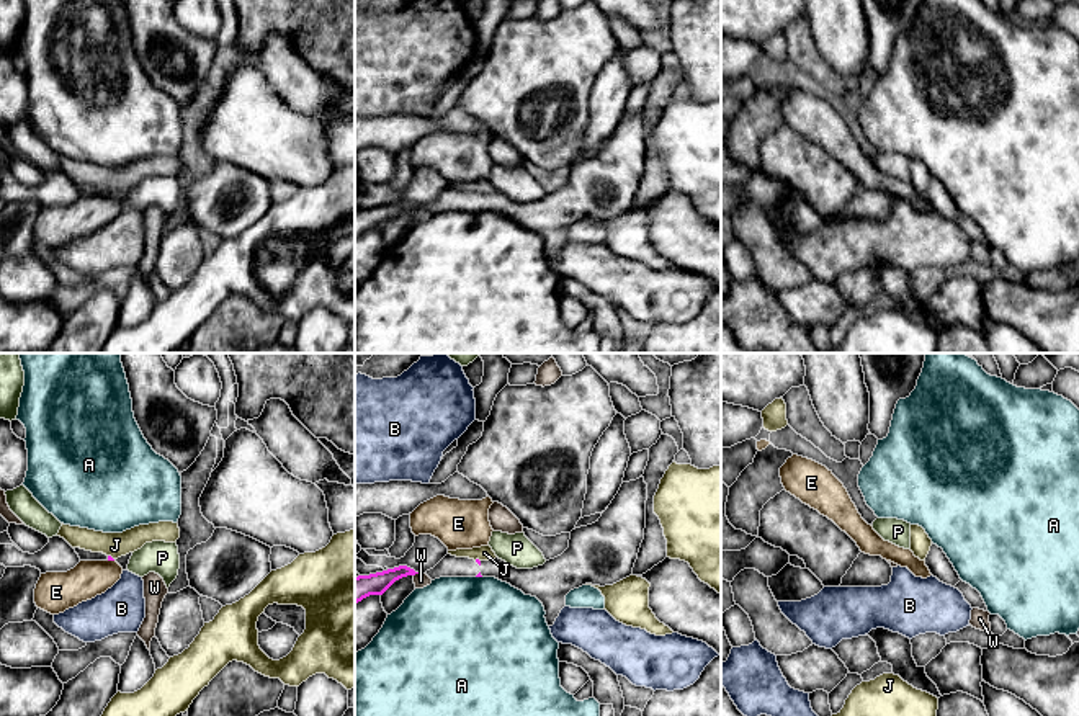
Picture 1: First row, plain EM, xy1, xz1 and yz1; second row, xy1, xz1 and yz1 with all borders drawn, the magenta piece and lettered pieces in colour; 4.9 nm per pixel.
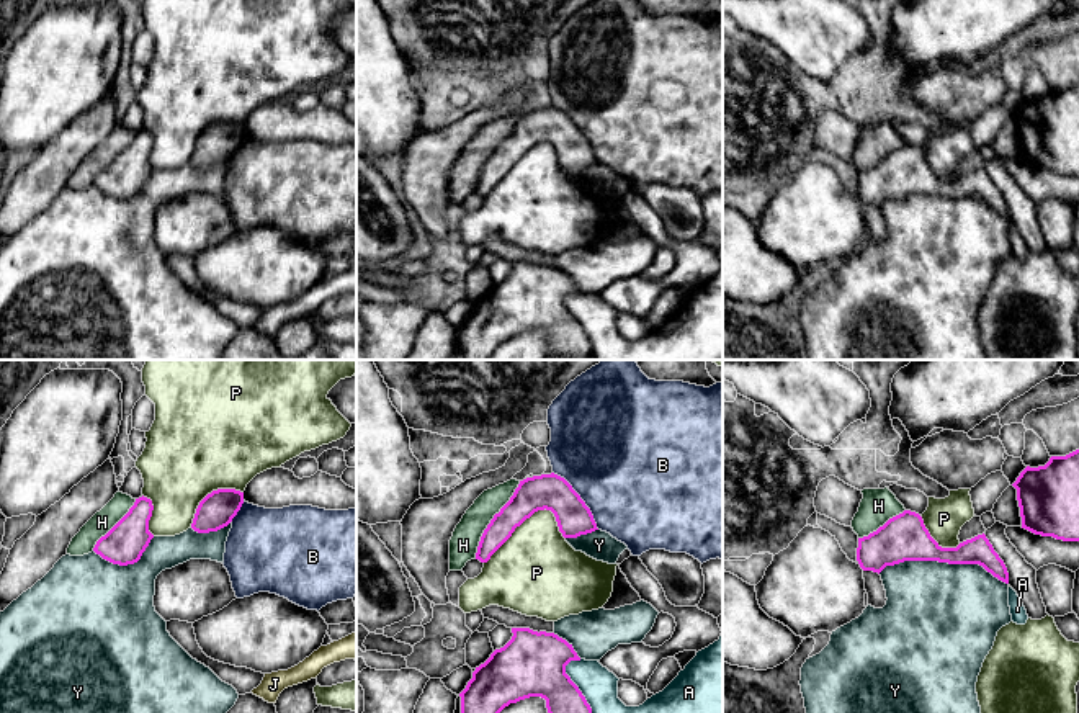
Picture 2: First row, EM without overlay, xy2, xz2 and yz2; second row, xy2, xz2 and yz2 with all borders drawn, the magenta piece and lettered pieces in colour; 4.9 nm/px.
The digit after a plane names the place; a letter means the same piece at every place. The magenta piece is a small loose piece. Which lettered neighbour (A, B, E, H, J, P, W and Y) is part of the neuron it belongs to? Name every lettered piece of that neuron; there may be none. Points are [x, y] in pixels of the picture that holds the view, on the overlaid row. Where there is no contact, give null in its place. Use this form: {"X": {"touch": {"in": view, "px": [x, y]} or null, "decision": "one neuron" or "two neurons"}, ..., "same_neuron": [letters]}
{"A": {"touch": {"in": "xz2", "px": [576, 686]}, "decision": "two neurons"}, "B": {"touch": {"in": "xz2", "px": [581, 499]}, "decision": "two neurons"}, "E": {"touch": {"in": "xy1", "px": [111, 559]}, "decision": "two neurons"}, "H": {"touch": {"in": "xz2", "px": [492, 519]}, "decision": "two neurons"}, "J": {"touch": {"in": "xy1", "px": [111, 558]}, "decision": "two neurons"}, "P": {"touch": {"in": "xz2", "px": [517, 525]}, "decision": "two neurons"}, "W": {"touch": {"in": "xz1", "px": [416, 572]}, "decision": "two neurons"}, "Y": {"touch": {"in": "yz2", "px": [944, 561]}, "decision": "two neurons"}, "same_neuron": []}

